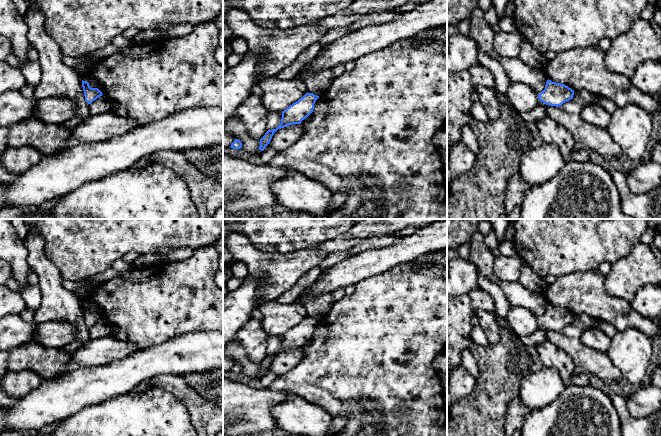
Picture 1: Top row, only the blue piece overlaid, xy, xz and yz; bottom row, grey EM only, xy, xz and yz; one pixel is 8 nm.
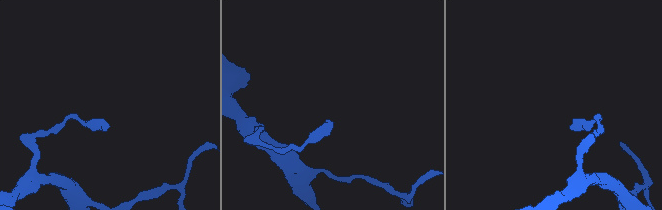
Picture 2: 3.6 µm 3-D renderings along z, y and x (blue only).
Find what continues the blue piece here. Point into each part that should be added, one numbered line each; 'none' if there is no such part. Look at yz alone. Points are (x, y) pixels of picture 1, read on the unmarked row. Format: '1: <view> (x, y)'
none

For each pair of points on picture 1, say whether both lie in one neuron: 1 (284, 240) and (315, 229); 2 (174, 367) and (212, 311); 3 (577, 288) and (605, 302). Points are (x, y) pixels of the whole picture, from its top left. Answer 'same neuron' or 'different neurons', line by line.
1: same neuron
2: different neurons
3: same neuron

